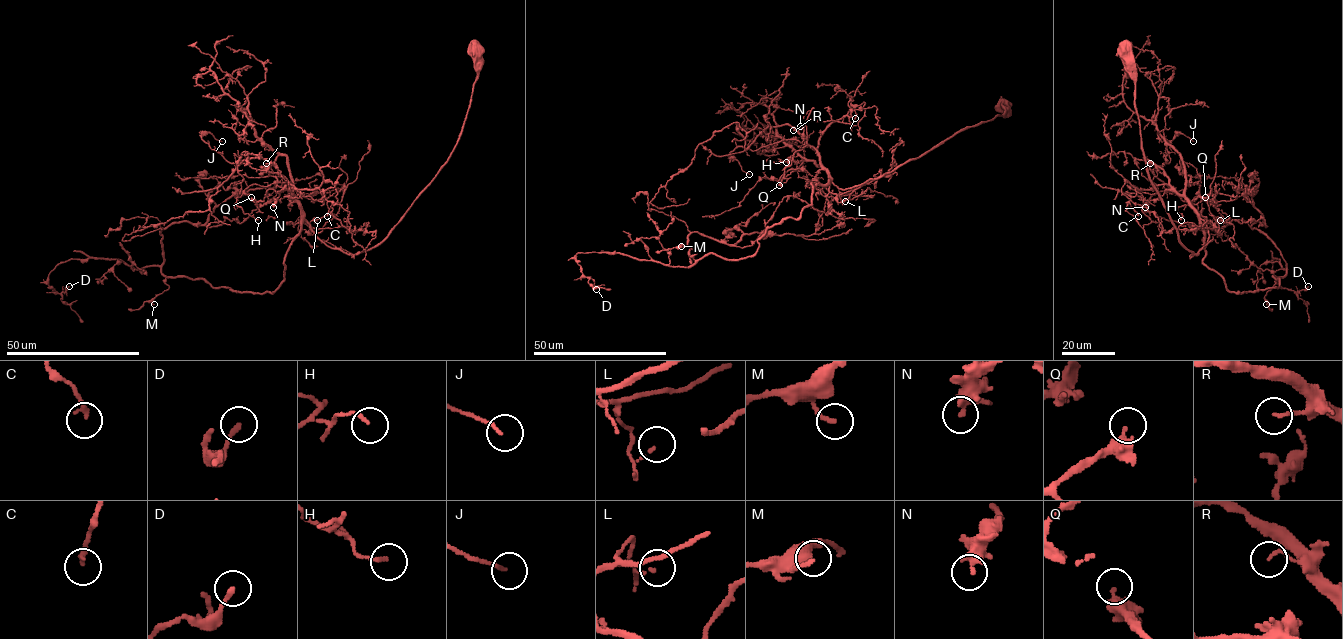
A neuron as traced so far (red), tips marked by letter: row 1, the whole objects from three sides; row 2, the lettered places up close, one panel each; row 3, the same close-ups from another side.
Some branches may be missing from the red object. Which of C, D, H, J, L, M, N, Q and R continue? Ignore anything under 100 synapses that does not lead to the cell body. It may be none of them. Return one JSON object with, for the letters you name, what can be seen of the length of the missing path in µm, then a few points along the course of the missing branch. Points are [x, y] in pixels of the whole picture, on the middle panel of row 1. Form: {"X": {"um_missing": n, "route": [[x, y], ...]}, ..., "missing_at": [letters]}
{"missing_at": []}

